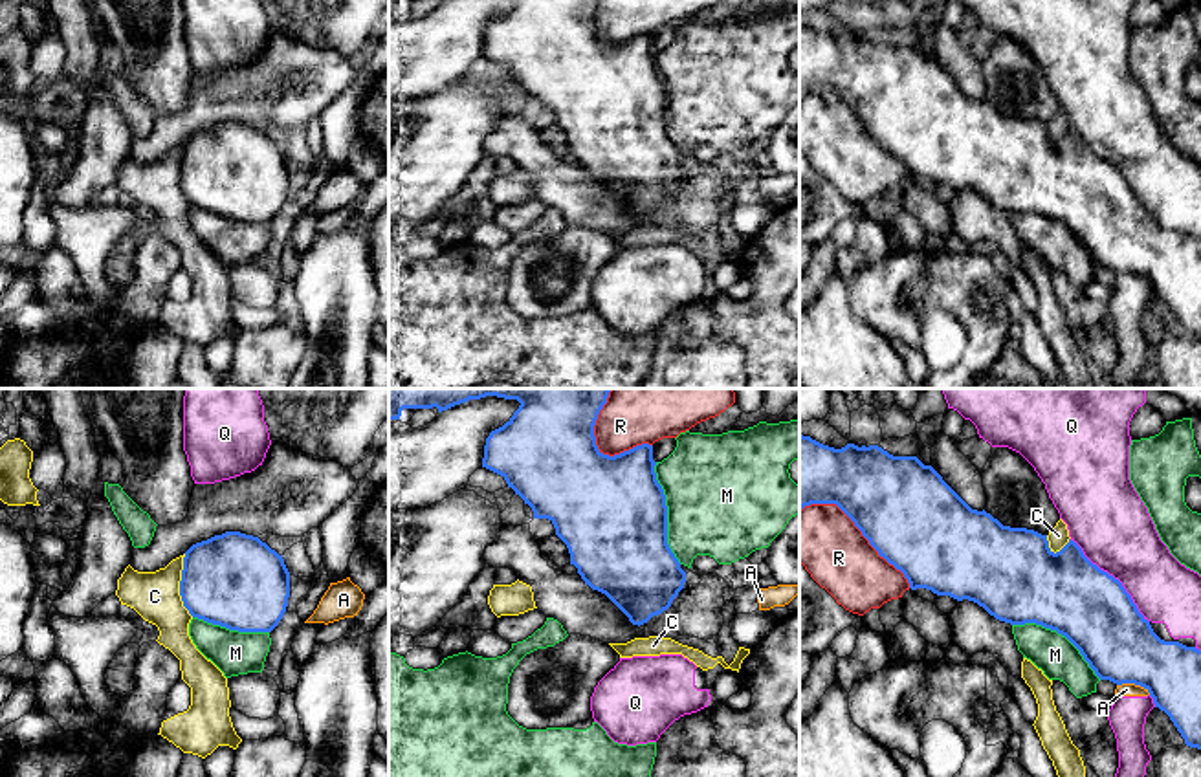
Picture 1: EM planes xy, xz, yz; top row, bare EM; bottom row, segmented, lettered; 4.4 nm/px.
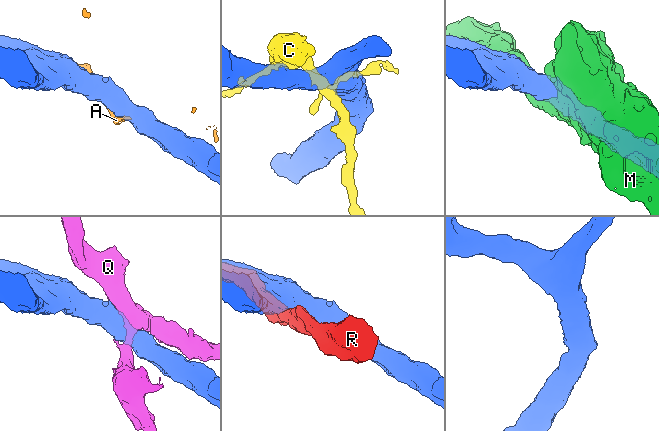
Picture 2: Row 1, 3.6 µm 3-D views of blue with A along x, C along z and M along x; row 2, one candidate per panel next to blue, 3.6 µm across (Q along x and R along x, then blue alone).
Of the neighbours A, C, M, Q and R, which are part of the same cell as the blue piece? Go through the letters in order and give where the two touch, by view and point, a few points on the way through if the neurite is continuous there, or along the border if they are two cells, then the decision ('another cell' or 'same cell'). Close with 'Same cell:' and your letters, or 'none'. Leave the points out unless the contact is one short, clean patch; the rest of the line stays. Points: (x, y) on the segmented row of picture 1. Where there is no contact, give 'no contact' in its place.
A: contact yz (1134, 682); another cell
C: contact xy (180, 585); another cell
M: contact xz (666, 514); another cell
Q: contact yz (1112, 576); another cell
R: contact yz (859, 528); another cell
Same cell: none

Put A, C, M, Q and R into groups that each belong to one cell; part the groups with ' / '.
A Q / C / M / R

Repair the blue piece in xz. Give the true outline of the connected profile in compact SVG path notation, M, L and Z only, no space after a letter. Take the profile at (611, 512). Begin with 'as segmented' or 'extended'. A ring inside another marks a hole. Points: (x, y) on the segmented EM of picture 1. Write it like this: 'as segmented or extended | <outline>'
as segmented | M389 388L389 420L400 420L403 409L436 407L442 412L486 396L517 399L521 405L513 416L486 438L482 467L501 475L532 508L534 519L554 524L585 585L605 594L640 627L671 607L684 588L686 572L667 544L667 506L655 473L653 445L642 443L614 456L603 454L596 445L594 425L609 392L611 388Z

